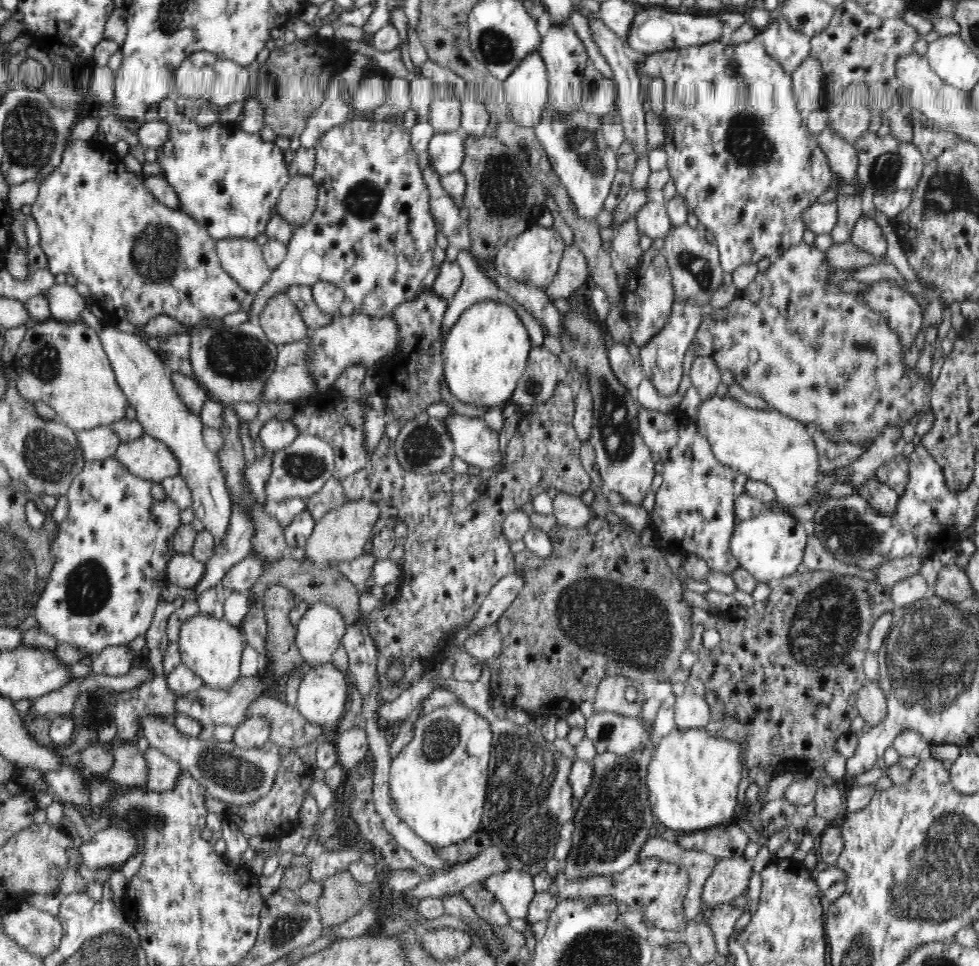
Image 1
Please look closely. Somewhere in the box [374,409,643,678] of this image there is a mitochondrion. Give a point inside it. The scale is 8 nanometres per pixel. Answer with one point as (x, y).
(422, 446)

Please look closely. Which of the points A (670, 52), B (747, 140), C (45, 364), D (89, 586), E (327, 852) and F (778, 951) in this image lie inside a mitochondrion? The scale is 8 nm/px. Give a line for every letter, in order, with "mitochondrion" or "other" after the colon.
A: other
B: mitochondrion
C: mitochondrion
D: mitochondrion
E: other
F: other

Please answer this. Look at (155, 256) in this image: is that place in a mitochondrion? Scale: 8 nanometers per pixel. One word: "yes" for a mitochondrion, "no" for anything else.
yes

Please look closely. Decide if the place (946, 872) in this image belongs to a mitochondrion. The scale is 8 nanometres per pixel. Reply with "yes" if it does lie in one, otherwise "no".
yes

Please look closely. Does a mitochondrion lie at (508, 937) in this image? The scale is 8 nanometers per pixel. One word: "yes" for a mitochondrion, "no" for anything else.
no

